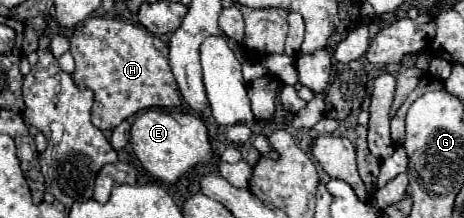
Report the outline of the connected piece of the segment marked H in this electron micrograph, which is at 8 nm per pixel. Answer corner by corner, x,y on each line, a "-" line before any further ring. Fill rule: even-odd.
92,16
74,30
70,54
76,60
74,82
94,93
91,121
100,130
112,130
144,108
180,106
178,86
168,64
168,46
142,26

